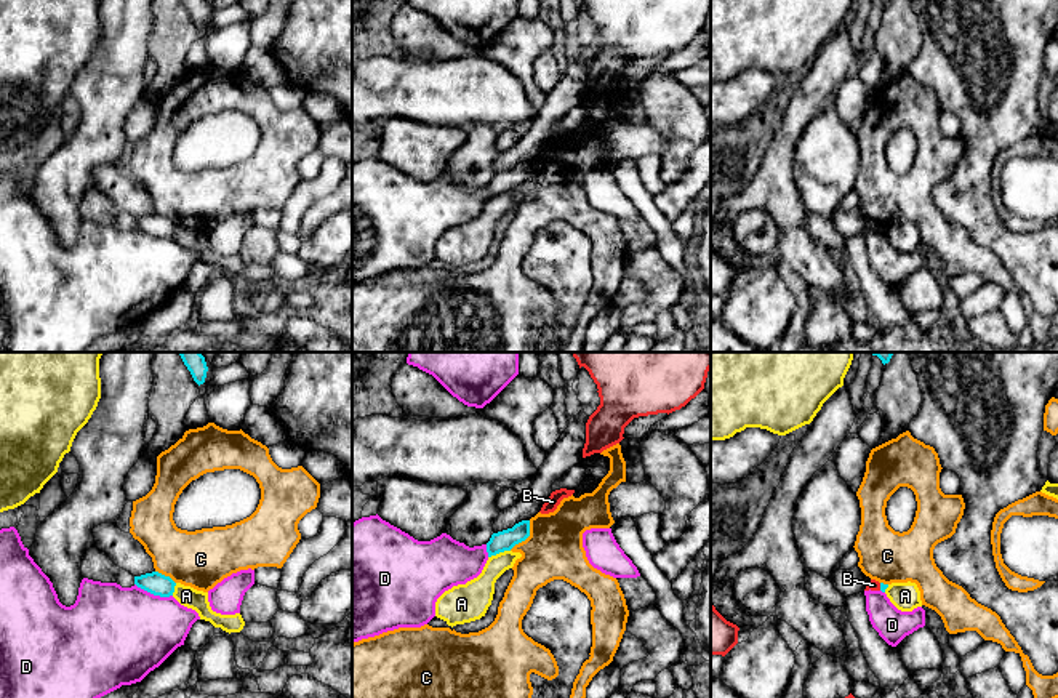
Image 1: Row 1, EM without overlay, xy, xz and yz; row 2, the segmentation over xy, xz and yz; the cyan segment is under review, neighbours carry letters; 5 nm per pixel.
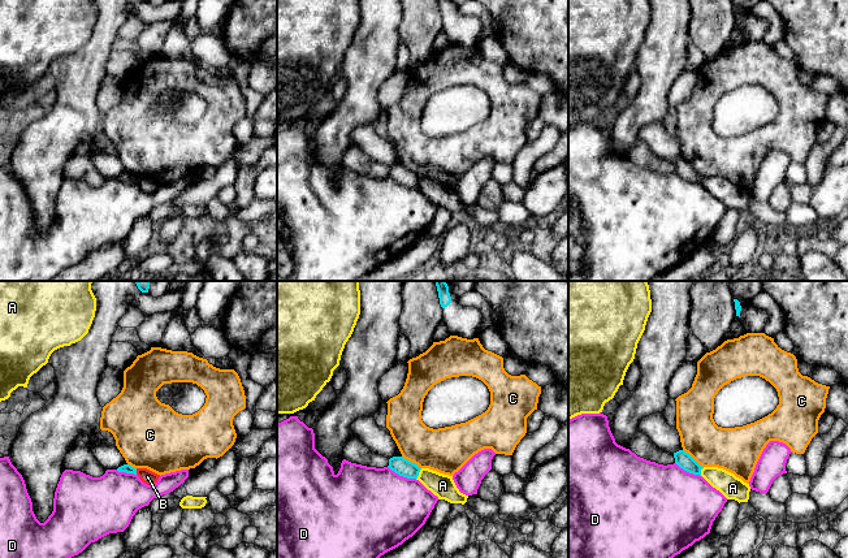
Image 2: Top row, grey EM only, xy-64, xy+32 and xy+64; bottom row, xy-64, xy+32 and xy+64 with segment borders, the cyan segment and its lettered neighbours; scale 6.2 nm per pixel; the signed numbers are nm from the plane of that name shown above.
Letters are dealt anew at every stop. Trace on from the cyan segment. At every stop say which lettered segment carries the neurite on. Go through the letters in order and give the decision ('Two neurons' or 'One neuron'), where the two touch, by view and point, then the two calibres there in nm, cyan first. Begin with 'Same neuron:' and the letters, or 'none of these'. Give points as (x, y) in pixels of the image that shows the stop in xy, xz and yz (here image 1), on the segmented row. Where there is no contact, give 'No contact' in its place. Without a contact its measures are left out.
Same neuron: none of these
A: Two neurons. Touches cyan at xz (498, 553). Thickness 100 nm (cyan) against 170 nm
B: Two neurons. Touches cyan at yz (881, 586). Thickness 30 nm (cyan) against 50 nm
C: Two neurons. Touches cyan at xz (525, 538). Thickness 100 nm (cyan) against 280 nm
D: Two neurons. Touches cyan at xy (154, 594). Thickness 120 nm (cyan) against 460 nm

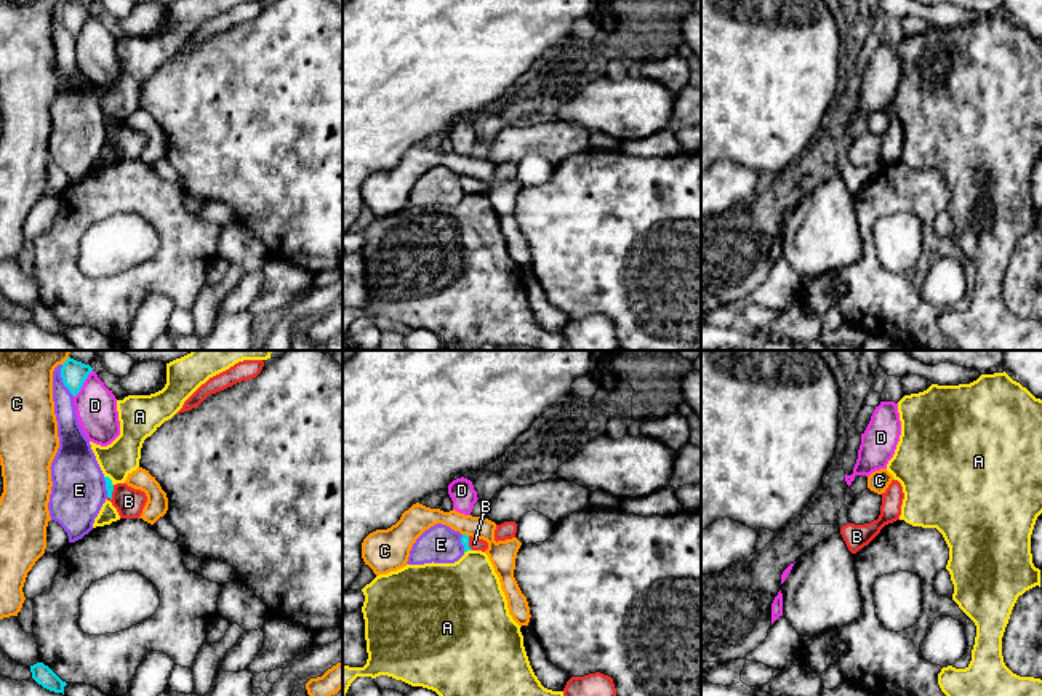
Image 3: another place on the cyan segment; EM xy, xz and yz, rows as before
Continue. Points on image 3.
Same neuron: B
A: Two neurons. Touches cyan at xy (111, 480). Thickness 50 nm (cyan) against 180 nm
B: One neuron. Touches cyan at xy (111, 493). Thickness 50 nm (cyan) against 140 nm
C: Two neurons. Touches cyan at xy (66, 360). Thickness 130 nm (cyan) against 300 nm
D: Two neurons. Touches cyan at xy (82, 384). Thickness 130 nm (cyan) against 200 nm
E: Two neurons. Touches cyan at xy (63, 381). Thickness 130 nm (cyan) against 120 nm

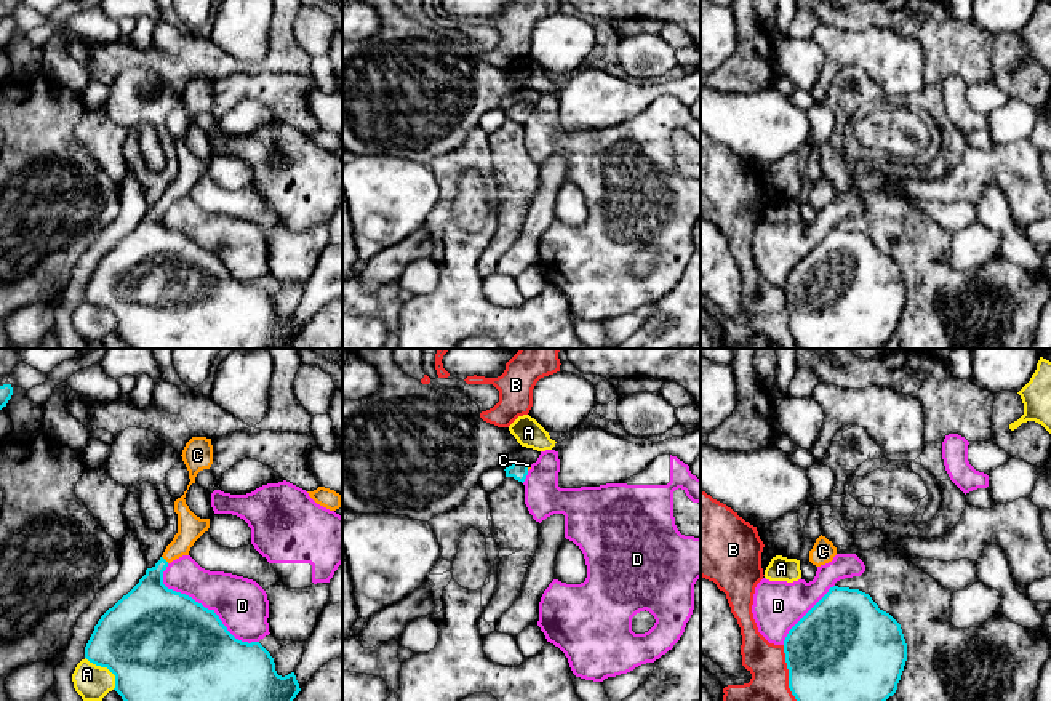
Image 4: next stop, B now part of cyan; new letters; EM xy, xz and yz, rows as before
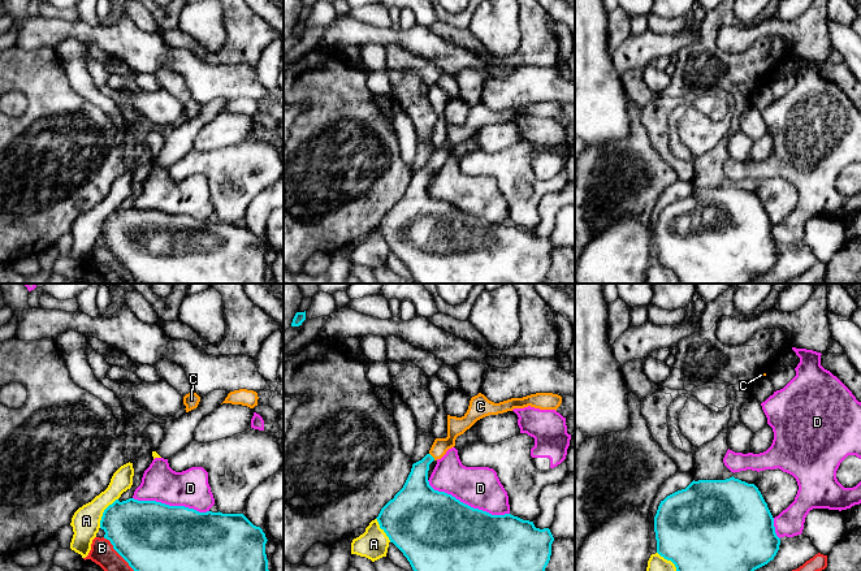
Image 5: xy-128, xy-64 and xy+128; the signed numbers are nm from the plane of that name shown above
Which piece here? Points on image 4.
Same neuron: C
A: Two neurons. Touches cyan at xy (106, 666). Thickness 480 nm (cyan) against 180 nm
B: Two neurons. Touches cyan at yz (789, 672). Thickness 480 nm (cyan) against 190 nm
C: One neuron. Touches cyan at xy (163, 559). Thickness 260 nm (cyan) against 130 nm
D: Two neurons. Touches cyan at xy (202, 605). Thickness 500 nm (cyan) against 260 nm

